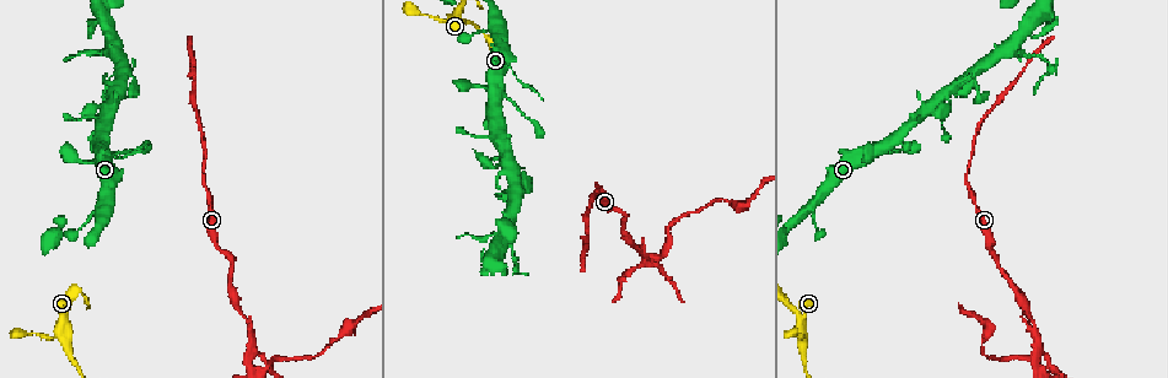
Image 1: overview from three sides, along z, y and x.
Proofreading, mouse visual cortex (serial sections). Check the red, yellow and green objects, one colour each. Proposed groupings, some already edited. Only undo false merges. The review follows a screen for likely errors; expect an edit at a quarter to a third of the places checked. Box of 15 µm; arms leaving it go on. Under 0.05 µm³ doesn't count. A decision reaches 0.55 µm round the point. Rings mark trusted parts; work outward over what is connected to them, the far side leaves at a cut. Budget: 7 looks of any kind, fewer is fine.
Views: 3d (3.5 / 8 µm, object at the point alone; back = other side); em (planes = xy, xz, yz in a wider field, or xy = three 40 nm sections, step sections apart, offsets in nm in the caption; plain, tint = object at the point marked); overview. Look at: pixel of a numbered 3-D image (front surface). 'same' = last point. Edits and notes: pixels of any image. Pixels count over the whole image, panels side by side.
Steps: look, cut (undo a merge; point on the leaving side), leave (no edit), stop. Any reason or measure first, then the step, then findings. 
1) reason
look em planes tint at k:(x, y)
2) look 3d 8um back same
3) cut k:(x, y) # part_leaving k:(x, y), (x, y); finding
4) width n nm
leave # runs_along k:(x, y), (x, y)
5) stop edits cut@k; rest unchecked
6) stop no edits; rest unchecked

thick turns thin
look 3d 3.5um at 1:(802, 333)

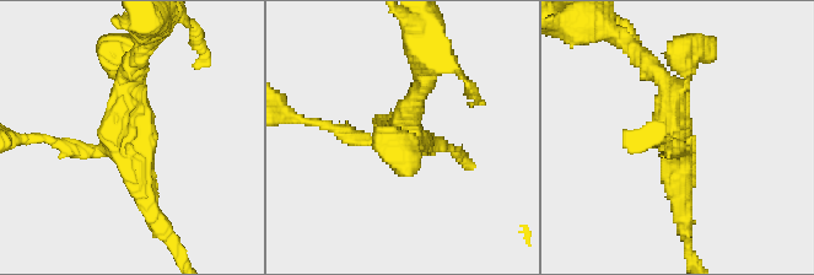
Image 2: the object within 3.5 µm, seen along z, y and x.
leave # runs_along 2:(117, 71), (155, 217); all the same cell

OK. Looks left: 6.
thin arm on a thick one
look 3d 3.5um at 1:(1014, 47)

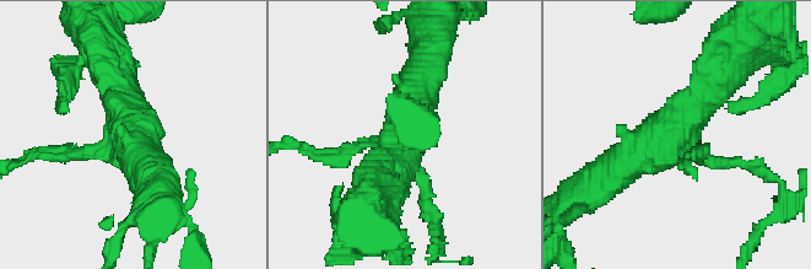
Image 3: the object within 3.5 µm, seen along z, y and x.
need the tissue
look em xy step 1 plain at 3:(692, 145)

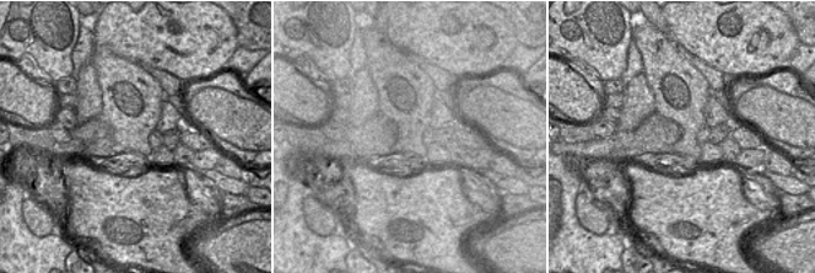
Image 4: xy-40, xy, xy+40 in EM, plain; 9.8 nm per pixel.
look em xy step 1 tint same

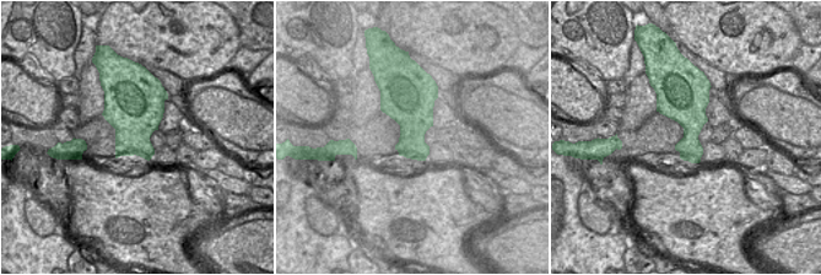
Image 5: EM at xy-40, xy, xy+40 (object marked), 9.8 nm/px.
leave # runs_along 3:(615, 167), (677, 125), (731, 65); all the same cell

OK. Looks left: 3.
two arms in line, one across
look 3d 3.5um at 1:(250, 348)

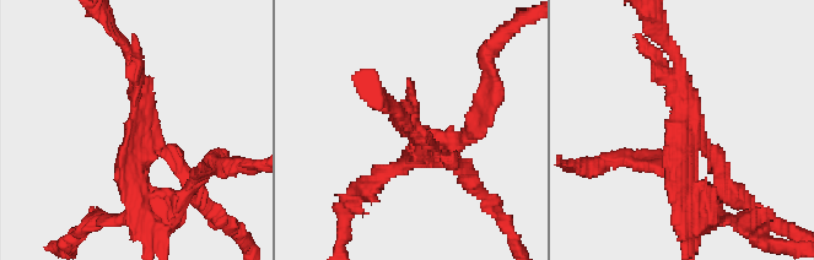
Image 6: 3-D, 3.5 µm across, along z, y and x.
need the tissue
look em xy step 1 tint at 6:(144, 136)

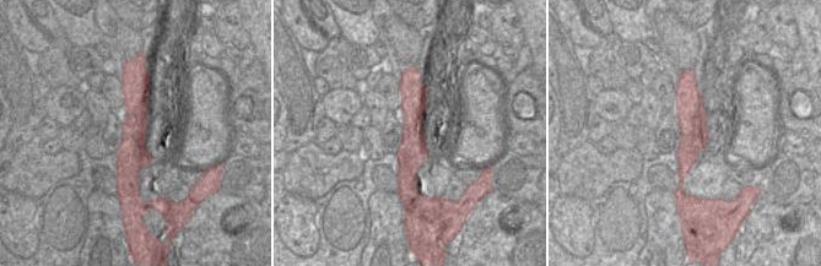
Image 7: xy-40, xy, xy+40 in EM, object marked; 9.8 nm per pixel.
cut 6:(437, 134) # two cells meet here

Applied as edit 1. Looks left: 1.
stop edits cut@6; rest unchecked

